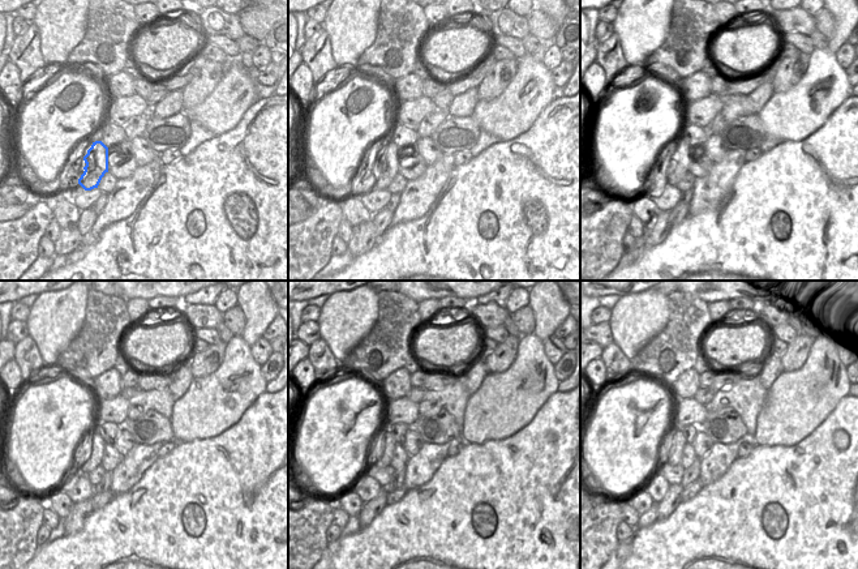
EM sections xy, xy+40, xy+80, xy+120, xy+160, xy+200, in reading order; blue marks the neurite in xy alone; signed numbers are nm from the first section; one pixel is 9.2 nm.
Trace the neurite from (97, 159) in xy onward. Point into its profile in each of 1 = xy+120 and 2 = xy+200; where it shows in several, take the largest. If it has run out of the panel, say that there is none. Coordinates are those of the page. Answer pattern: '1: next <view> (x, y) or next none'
1: next xy+120 (91, 457)
2: next xy+200 (678, 441)

